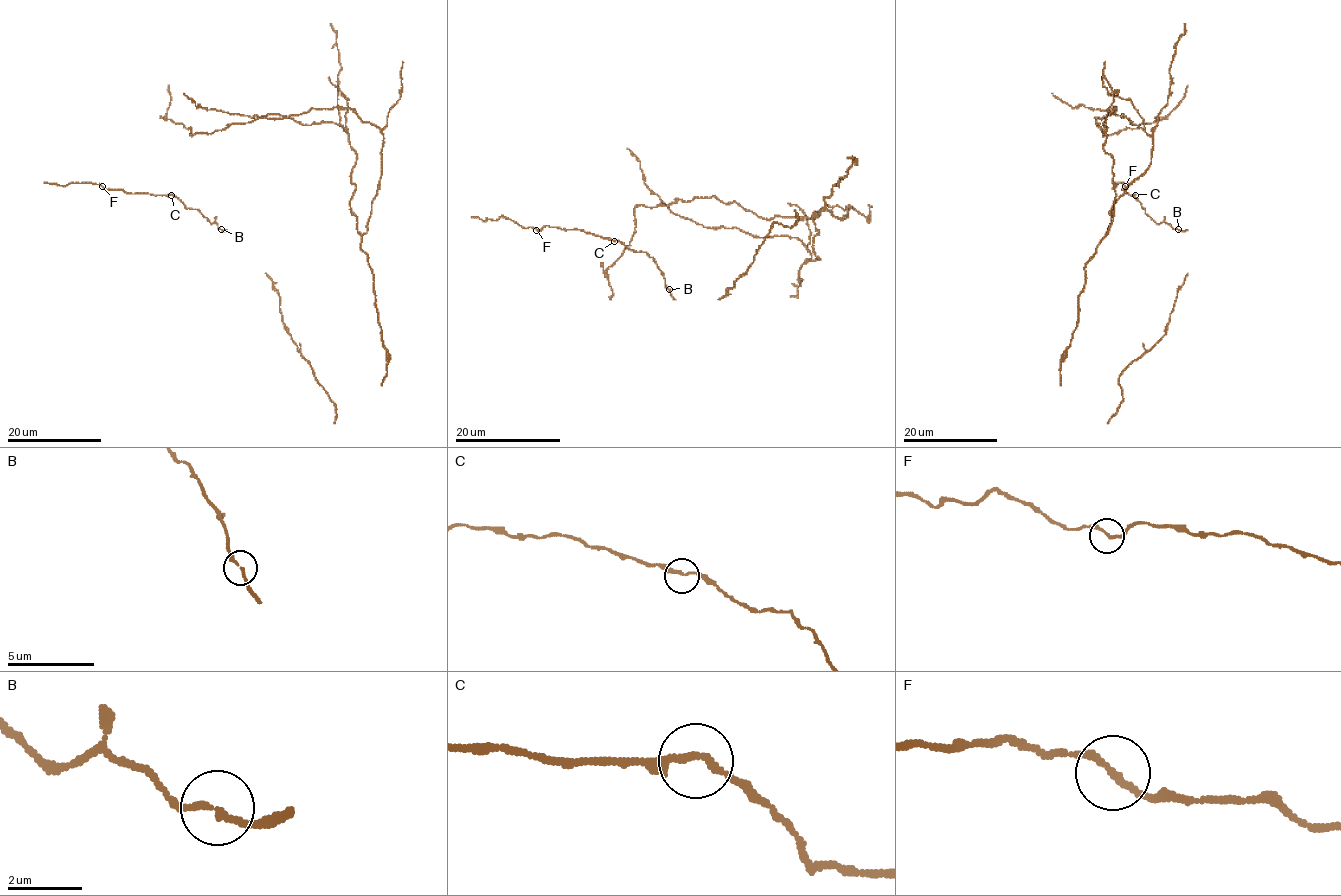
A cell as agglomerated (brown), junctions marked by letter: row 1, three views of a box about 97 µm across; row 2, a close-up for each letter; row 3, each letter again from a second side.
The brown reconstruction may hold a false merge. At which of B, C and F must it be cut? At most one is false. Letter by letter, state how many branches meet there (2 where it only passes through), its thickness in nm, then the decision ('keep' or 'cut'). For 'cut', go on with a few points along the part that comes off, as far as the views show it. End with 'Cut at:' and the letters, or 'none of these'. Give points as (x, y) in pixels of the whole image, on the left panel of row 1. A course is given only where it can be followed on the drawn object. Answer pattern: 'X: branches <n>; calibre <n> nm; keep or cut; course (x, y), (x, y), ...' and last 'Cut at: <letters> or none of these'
B: branches 2; calibre 170 nm; keep
C: branches 2; calibre 180 nm; keep
F: branches 2; calibre 170 nm; keep
Cut at: none of these

